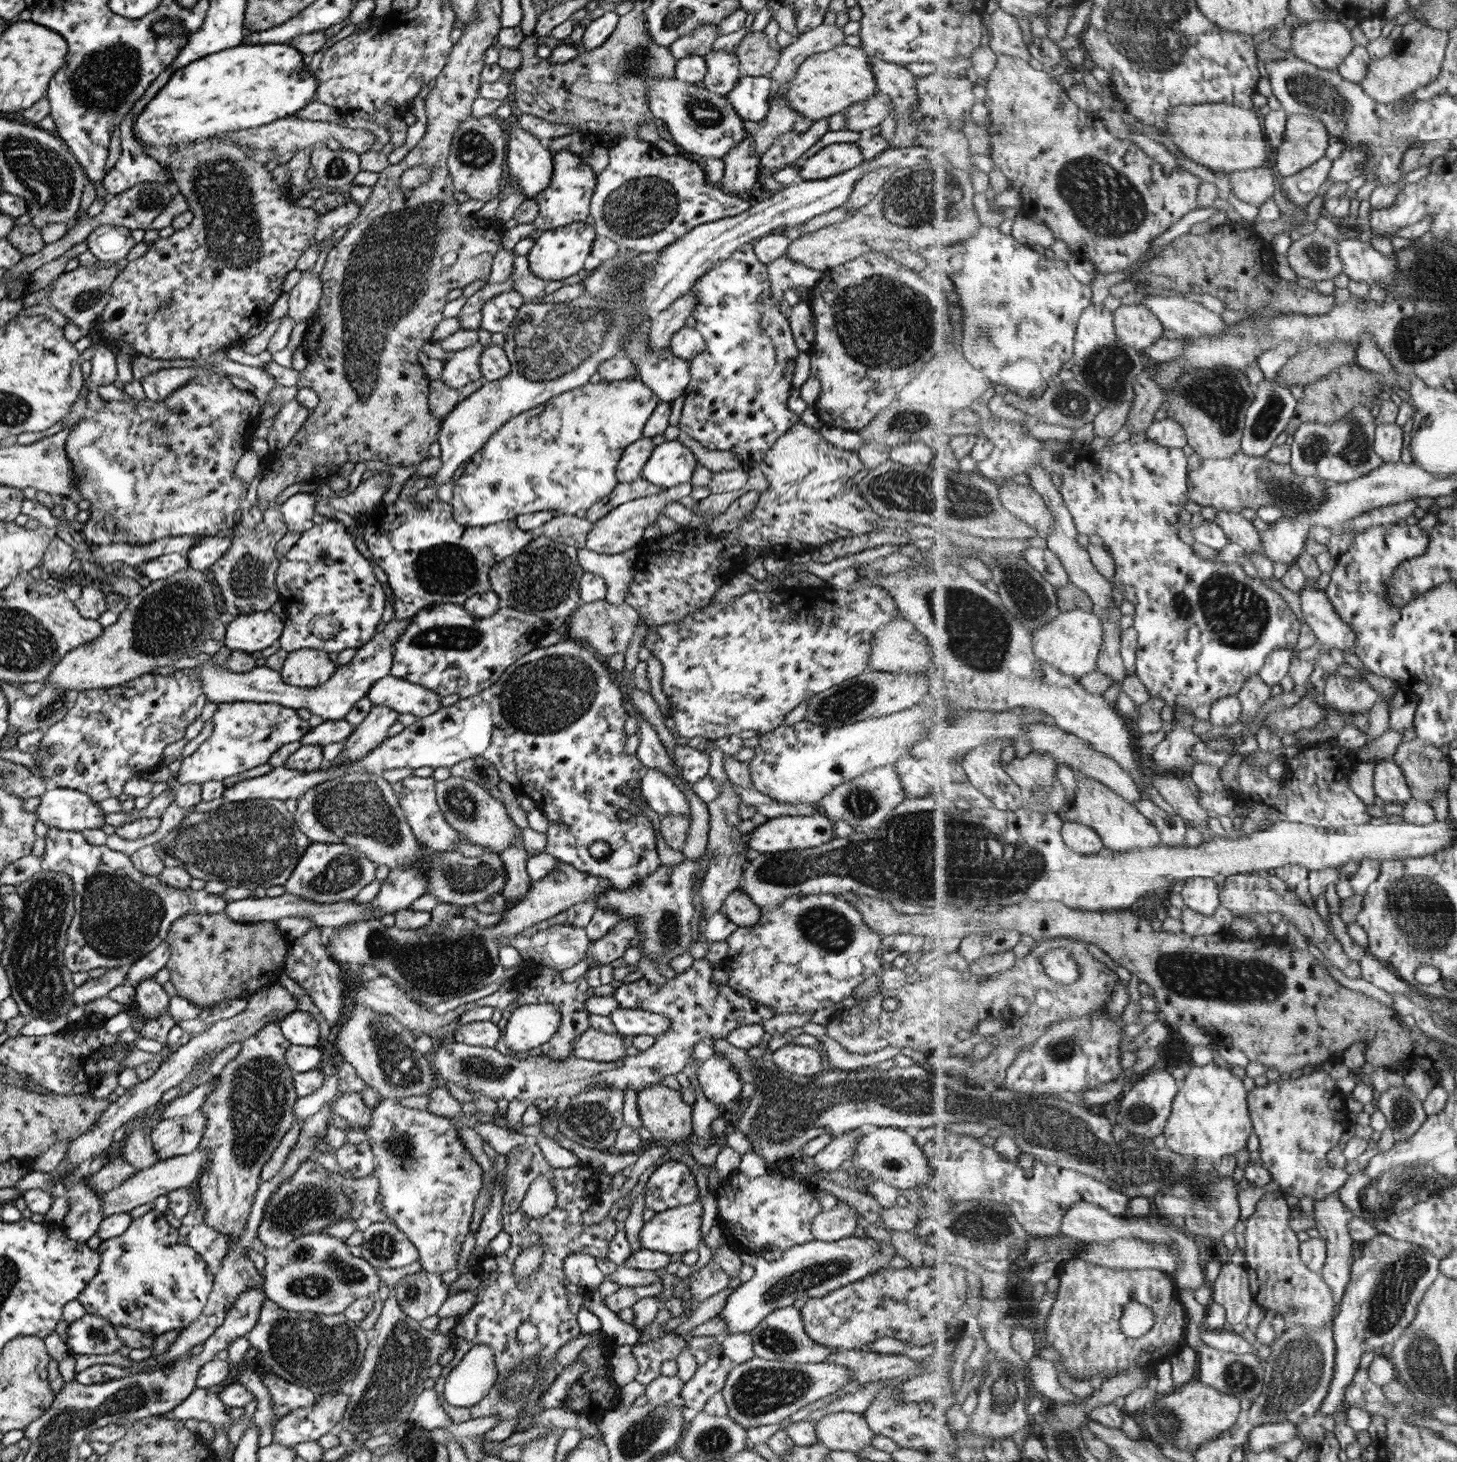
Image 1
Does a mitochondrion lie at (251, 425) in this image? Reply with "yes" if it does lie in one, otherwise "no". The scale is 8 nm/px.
no

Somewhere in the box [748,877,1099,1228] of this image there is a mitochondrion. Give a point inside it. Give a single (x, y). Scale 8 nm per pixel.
(827, 928)

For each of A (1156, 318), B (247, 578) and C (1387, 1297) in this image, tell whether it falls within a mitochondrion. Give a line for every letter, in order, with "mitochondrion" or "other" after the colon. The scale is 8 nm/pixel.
A: other
B: mitochondrion
C: mitochondrion

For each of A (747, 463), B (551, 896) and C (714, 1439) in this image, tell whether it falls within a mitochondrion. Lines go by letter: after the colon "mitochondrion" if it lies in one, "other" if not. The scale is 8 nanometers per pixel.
A: other
B: other
C: mitochondrion

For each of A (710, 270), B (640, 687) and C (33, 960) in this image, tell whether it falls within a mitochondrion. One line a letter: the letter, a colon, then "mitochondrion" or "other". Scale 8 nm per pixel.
A: other
B: other
C: mitochondrion

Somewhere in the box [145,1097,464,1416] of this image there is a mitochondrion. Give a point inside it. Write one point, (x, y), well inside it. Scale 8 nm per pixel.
(319, 1351)

